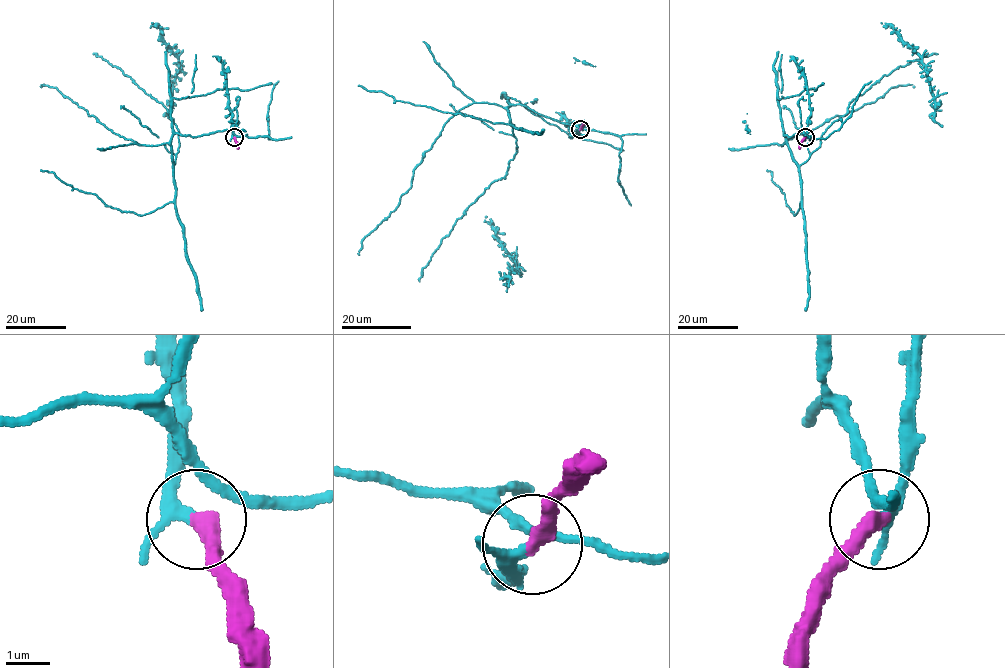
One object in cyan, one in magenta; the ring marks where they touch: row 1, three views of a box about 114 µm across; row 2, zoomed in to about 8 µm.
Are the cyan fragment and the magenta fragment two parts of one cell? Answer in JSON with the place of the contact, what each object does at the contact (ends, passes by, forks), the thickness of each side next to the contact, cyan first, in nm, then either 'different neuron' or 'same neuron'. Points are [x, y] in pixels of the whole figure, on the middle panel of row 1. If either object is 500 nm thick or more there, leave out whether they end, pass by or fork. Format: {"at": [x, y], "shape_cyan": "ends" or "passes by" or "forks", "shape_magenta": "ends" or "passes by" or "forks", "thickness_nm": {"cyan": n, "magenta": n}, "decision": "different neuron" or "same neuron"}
{"at": [580, 129], "shape_cyan": "forks", "shape_magenta": "ends", "thickness_nm": {"cyan": 200, "magenta": 400}, "decision": "same neuron"}

